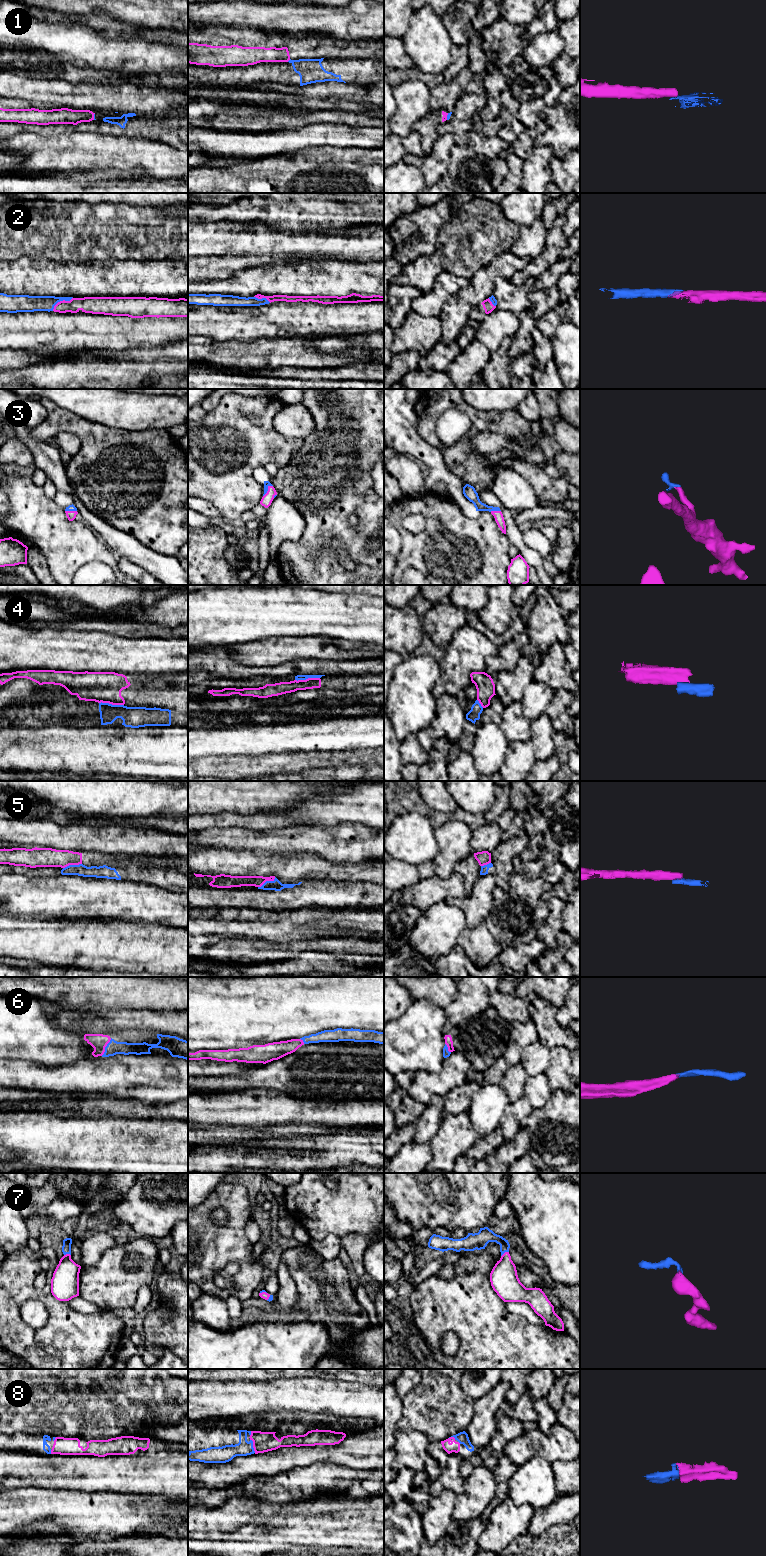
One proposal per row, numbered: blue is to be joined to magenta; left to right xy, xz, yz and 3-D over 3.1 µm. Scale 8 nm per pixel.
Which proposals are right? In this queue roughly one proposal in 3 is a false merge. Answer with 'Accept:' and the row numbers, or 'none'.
Accept: 2, 3, 6, 7, 8

